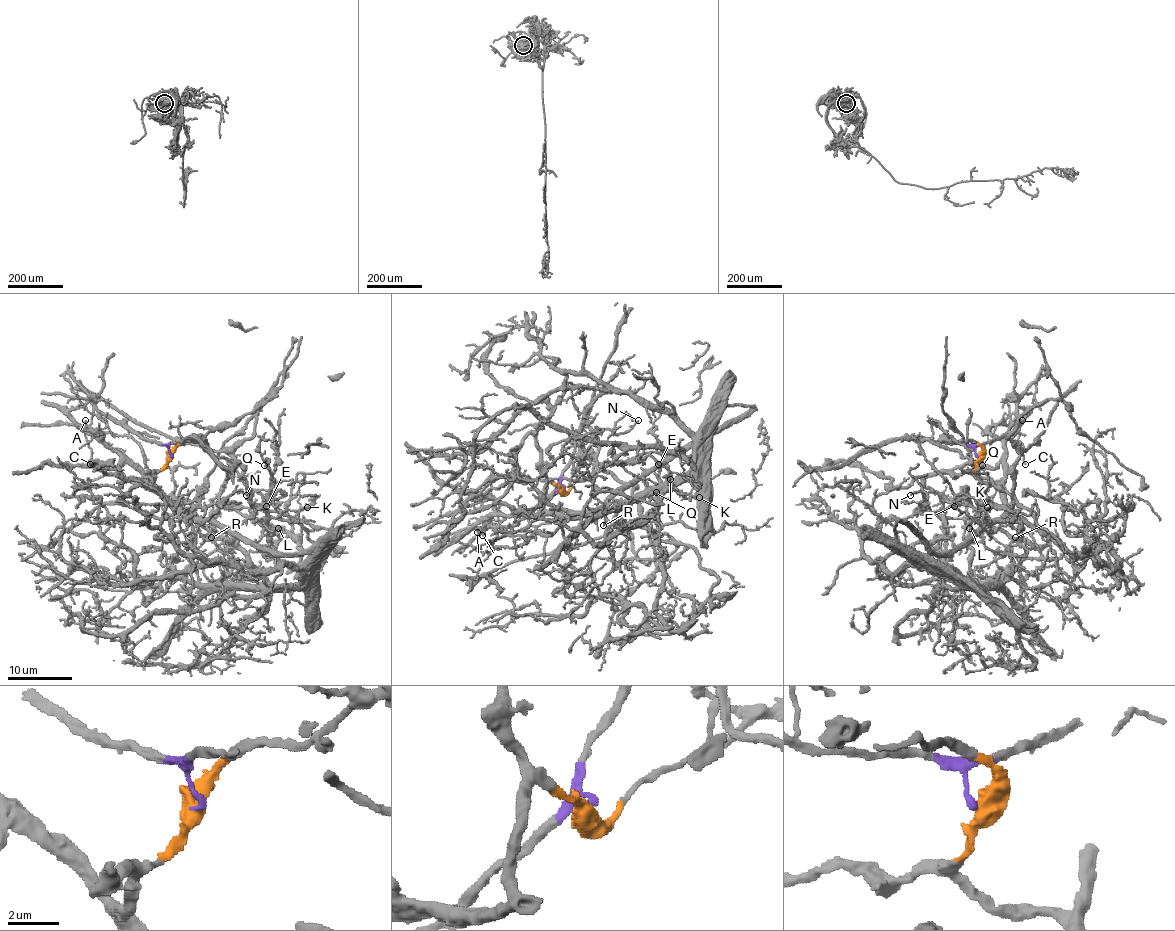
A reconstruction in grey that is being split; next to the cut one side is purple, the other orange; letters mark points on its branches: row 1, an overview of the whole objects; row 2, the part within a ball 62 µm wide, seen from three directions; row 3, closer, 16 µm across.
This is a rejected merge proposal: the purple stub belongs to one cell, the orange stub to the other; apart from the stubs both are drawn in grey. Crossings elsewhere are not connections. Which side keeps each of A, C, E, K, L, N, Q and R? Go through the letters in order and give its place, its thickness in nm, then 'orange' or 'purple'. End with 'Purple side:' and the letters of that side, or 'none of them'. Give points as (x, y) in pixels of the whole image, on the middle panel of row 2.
A: (477, 532) | 130 nm | purple
C: (482, 535) | 100 nm | purple
E: (658, 464) | 120 nm | orange
K: (699, 497) | 140 nm | orange
L: (670, 479) | 120 nm | orange
N: (638, 420) | 150 nm | orange
Q: (656, 492) | 120 nm | orange
R: (603, 525) | 120 nm | orange
Purple side: A, C

